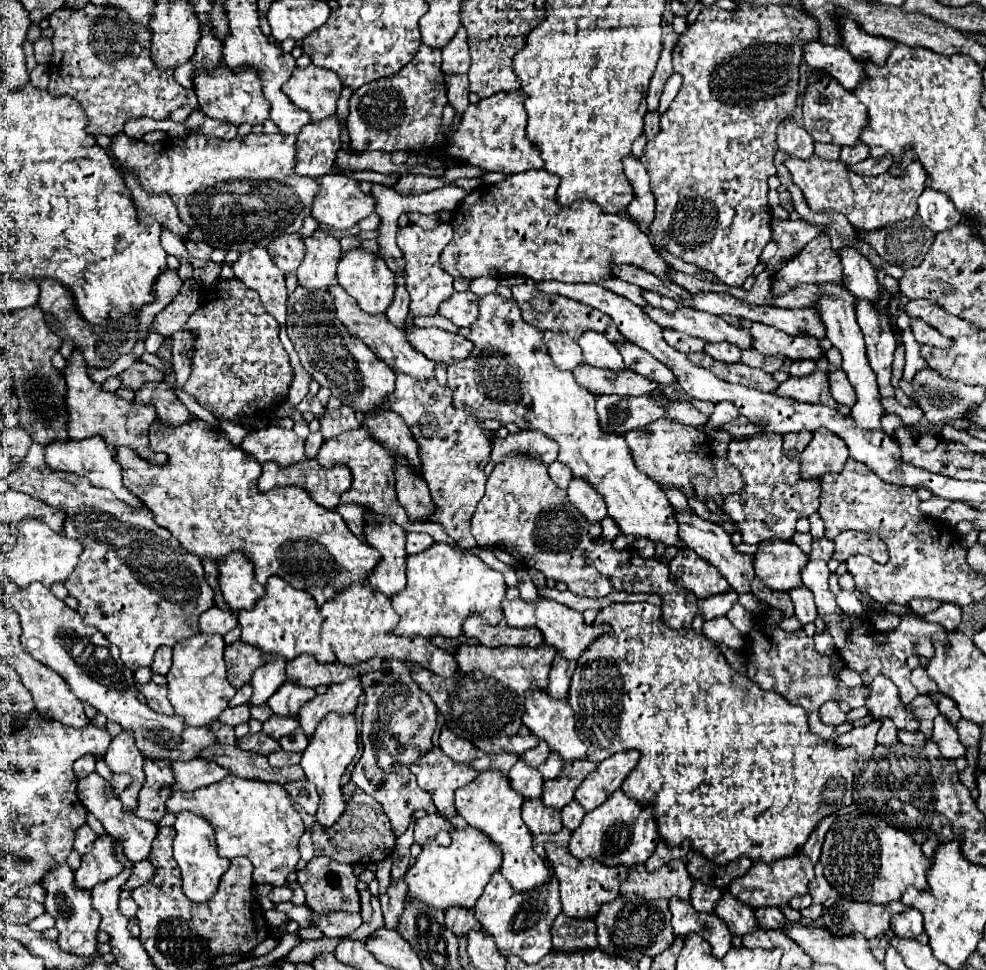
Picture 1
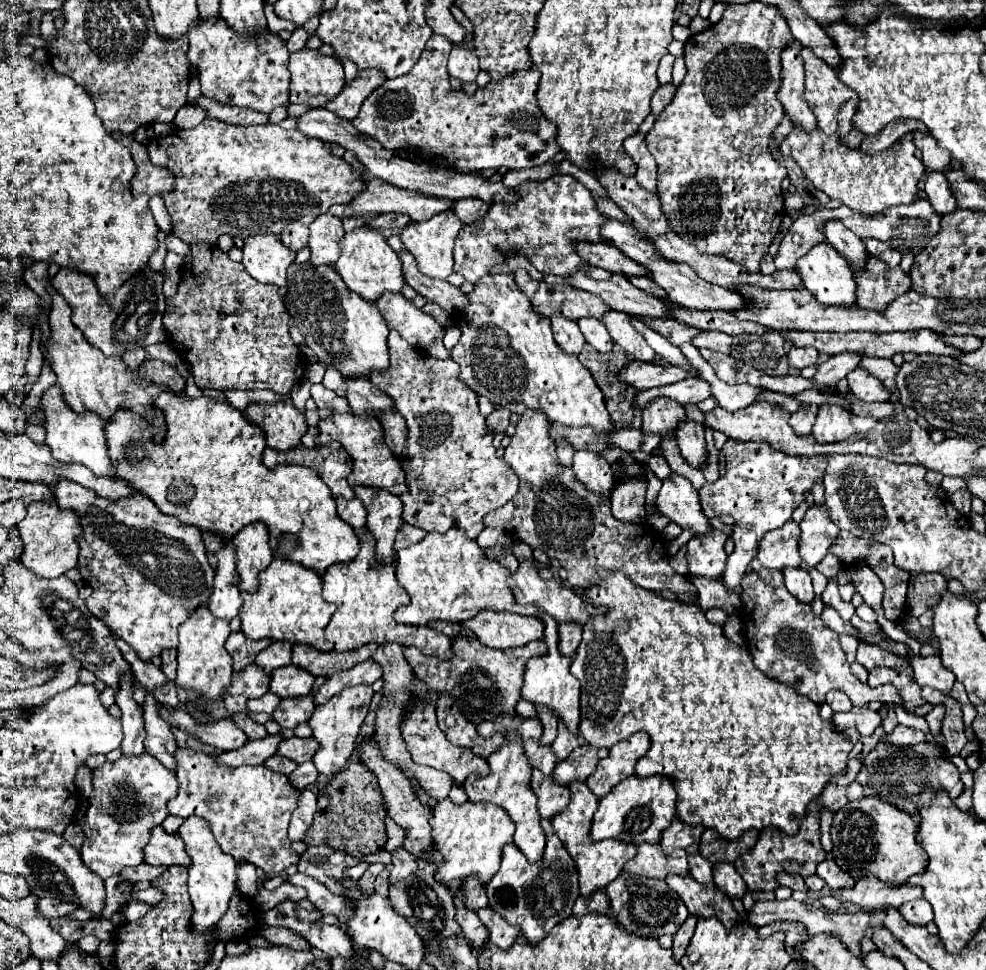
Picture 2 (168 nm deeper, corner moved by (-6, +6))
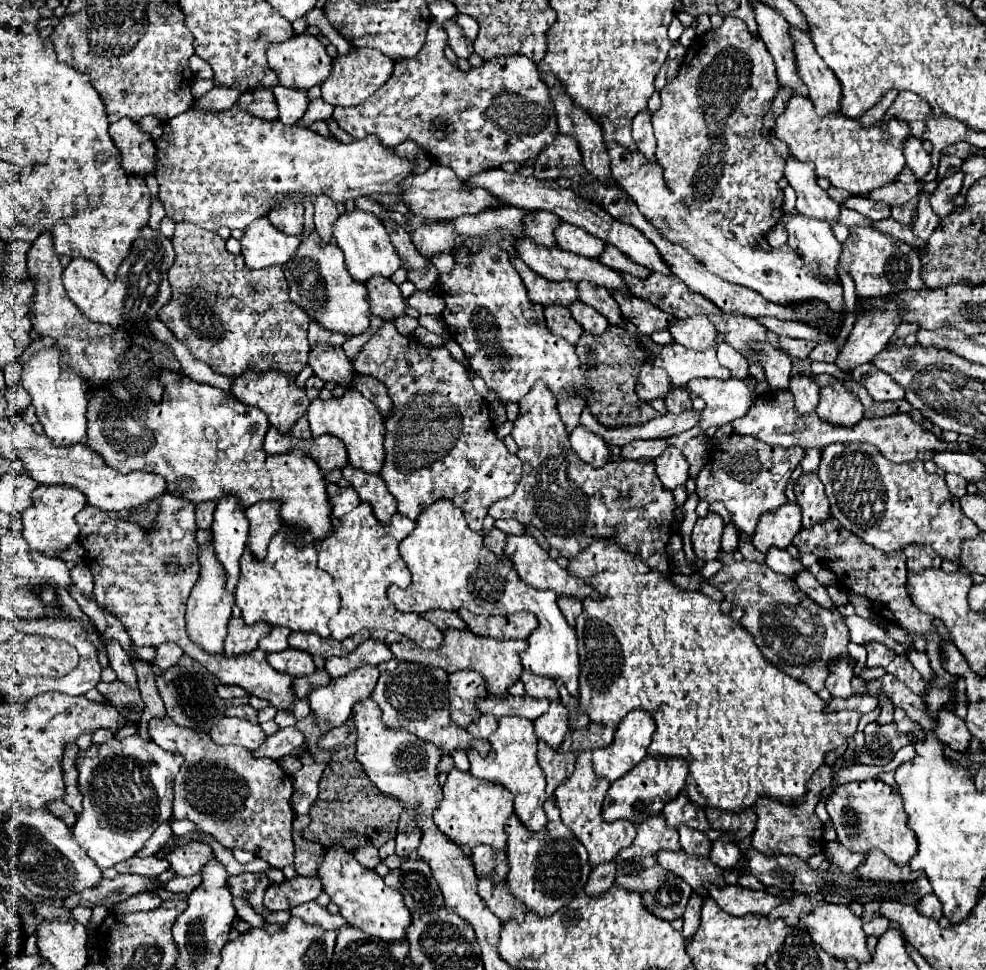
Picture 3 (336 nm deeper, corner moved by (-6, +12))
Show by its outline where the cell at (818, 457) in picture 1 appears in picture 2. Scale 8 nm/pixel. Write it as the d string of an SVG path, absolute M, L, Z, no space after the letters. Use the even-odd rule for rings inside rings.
M822 404L812 428L812 436L816 438L816 442L840 442L856 432L850 418L852 414L844 406Z

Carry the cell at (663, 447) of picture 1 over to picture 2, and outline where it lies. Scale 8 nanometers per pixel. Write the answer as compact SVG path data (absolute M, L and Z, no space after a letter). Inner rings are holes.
M656 398L648 406L644 406L644 424L642 430L646 434L670 434L676 430L676 422L680 422L680 416L684 416L684 408L670 398Z

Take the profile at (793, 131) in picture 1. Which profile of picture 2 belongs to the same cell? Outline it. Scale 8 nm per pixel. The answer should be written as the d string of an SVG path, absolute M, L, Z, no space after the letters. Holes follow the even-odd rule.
M794 40L786 44L786 48L780 54L782 84L778 90L778 100L782 102L786 114L792 118L794 124L804 126L804 130L814 130L816 118L804 98L804 66L802 66L800 50L802 44Z

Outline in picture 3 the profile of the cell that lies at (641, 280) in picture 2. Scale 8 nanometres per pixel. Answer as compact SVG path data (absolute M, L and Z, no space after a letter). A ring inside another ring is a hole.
M610 244L604 250L604 254L600 256L600 260L602 260L602 264L608 264L610 268L616 268L618 272L626 272L630 276L636 276L640 280L646 280L650 276L650 270L648 268L644 268L644 266L628 260L628 256L624 256L618 248L614 248Z

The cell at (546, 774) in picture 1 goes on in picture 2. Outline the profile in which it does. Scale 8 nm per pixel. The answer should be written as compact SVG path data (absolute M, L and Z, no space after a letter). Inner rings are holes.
M560 722L560 726L558 726L558 736L556 736L554 744L552 744L552 748L554 748L558 760L568 758L568 754L570 754L576 746L582 746L582 744L584 744L584 738L572 734L572 732Z

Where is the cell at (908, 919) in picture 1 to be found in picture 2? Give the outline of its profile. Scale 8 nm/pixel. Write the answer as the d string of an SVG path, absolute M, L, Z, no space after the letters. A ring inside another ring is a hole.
M920 898L920 900L912 900L912 902L906 902L904 906L898 908L900 914L904 916L906 922L912 922L912 924L918 924L918 926L926 926L928 922L934 920L934 912L932 912L932 906Z

